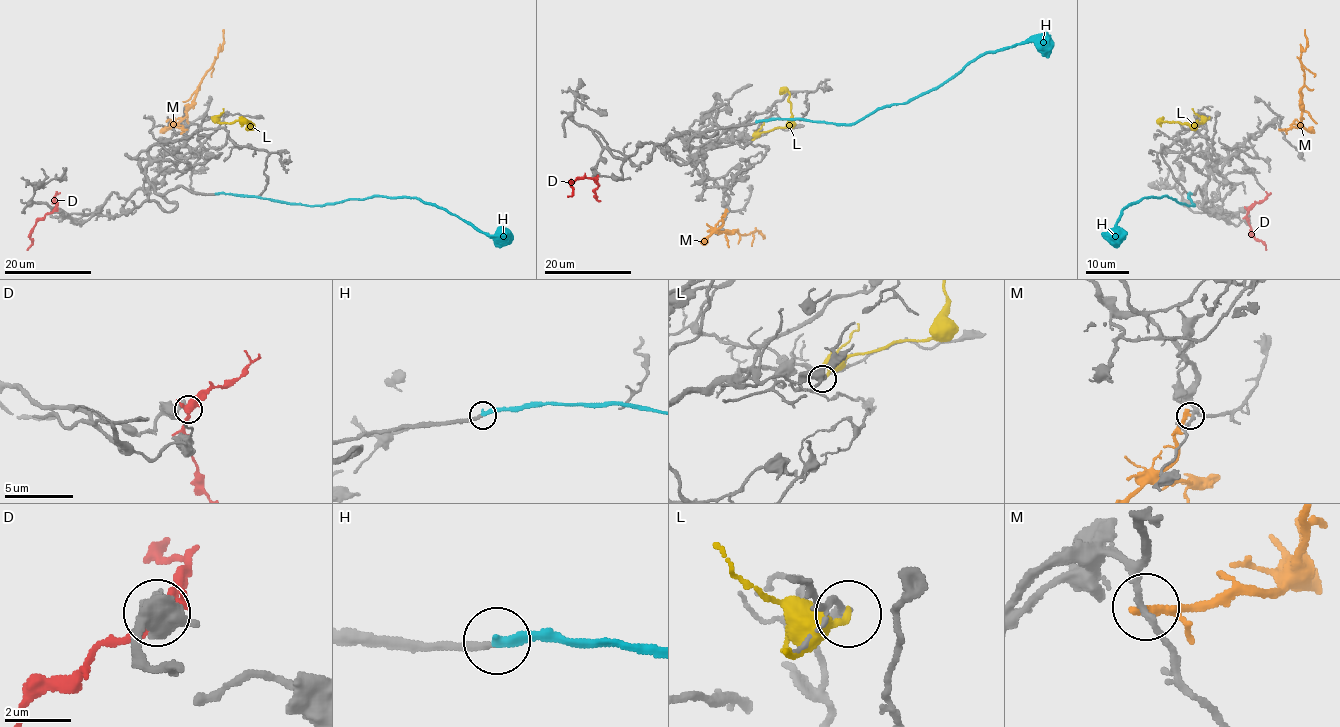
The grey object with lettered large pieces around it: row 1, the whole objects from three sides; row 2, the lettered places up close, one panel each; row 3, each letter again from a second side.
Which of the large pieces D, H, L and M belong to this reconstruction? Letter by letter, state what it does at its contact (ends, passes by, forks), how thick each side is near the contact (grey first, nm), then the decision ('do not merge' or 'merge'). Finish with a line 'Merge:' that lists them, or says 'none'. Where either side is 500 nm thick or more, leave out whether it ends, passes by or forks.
D: it forks there; 400 nm thick on the grey side, 360 nm on the other; do not merge
H: it ends there; 240 nm thick on the grey side, 260 nm on the other; merge
L: it ends there; 240 nm thick on the grey side, 240 nm on the other; do not merge
M: it ends there; 190 nm thick on the grey side, 320 nm on the other; do not merge
Merge: H

